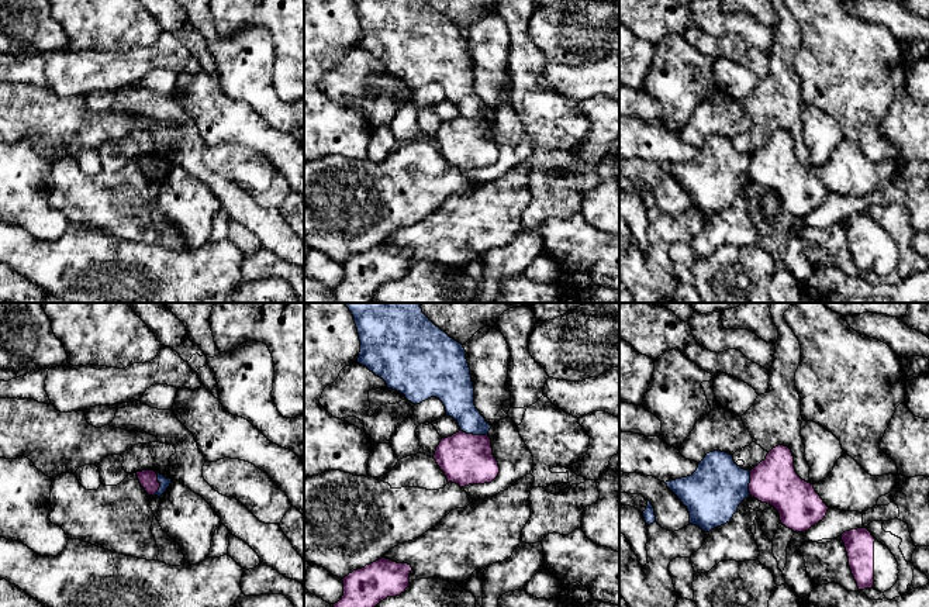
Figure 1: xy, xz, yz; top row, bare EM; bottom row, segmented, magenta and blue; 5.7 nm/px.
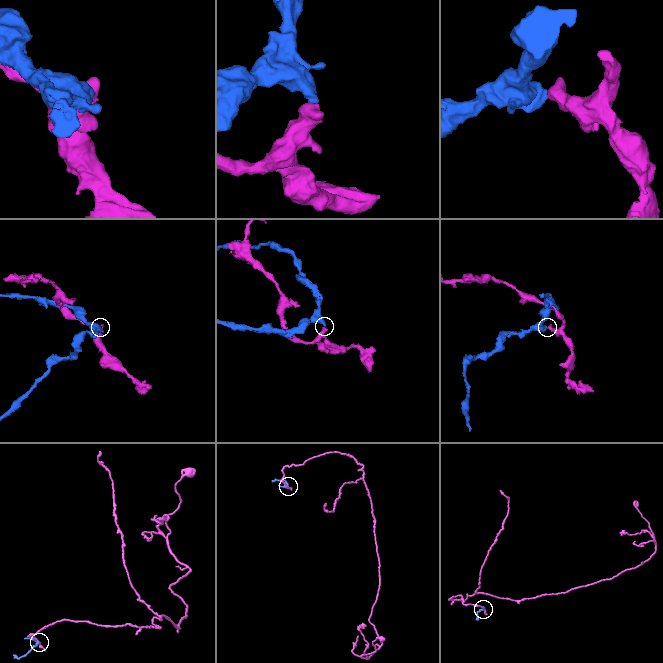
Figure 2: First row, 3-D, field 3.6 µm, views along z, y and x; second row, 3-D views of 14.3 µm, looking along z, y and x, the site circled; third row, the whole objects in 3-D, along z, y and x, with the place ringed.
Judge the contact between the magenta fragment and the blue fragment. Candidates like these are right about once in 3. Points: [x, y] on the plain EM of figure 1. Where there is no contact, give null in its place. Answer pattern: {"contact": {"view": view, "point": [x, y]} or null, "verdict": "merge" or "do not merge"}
{"contact": {"view": "xz", "point": [472, 119]}, "verdict": "do not merge"}

